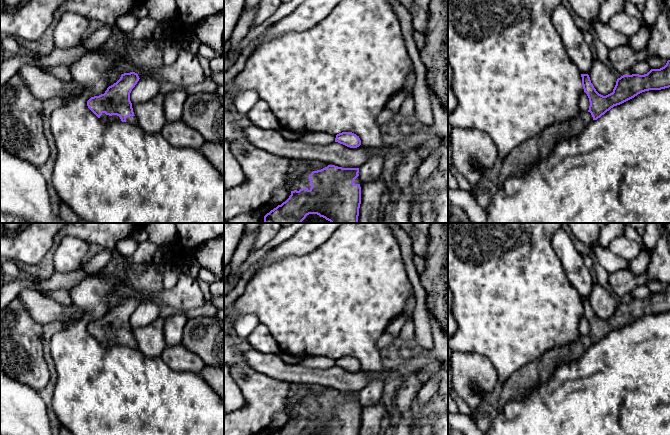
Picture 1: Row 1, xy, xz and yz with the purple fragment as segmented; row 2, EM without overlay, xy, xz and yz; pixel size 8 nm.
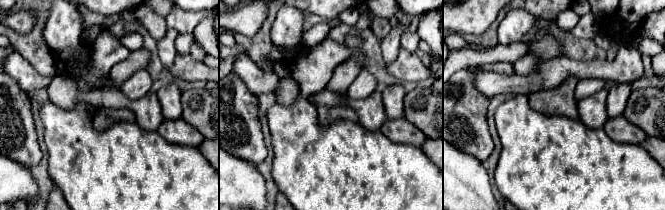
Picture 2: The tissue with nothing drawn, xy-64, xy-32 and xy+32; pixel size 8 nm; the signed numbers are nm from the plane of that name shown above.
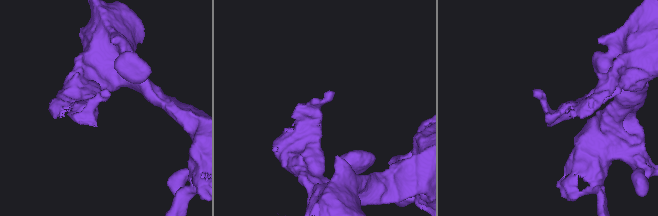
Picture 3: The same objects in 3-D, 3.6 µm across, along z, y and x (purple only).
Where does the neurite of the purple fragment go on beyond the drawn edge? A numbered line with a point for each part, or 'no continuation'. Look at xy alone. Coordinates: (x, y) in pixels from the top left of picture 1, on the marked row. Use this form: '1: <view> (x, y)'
1: xy (106, 119)

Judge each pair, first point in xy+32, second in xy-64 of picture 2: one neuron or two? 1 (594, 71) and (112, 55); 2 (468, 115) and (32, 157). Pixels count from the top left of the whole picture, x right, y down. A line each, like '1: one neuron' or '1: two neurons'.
1: two neurons
2: one neuron

